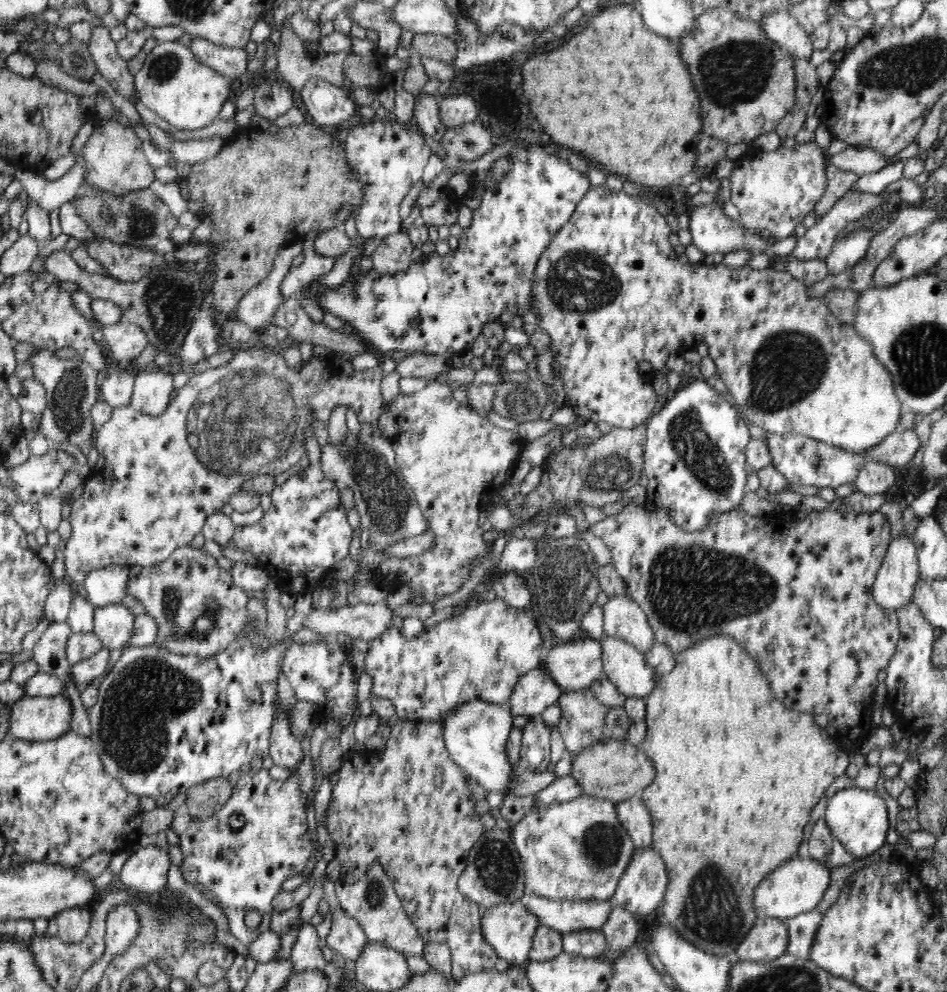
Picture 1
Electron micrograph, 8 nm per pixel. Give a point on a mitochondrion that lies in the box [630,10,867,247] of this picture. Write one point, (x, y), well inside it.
(738, 71)

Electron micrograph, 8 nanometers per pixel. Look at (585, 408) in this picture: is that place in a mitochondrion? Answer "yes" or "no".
no

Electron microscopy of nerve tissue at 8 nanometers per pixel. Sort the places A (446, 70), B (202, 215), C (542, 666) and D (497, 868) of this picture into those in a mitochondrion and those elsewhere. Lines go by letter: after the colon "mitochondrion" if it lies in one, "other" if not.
A: other
B: other
C: other
D: mitochondrion

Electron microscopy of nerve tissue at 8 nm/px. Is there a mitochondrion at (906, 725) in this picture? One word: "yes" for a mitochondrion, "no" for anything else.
no

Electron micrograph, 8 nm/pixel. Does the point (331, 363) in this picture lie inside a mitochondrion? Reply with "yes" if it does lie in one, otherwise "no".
no

